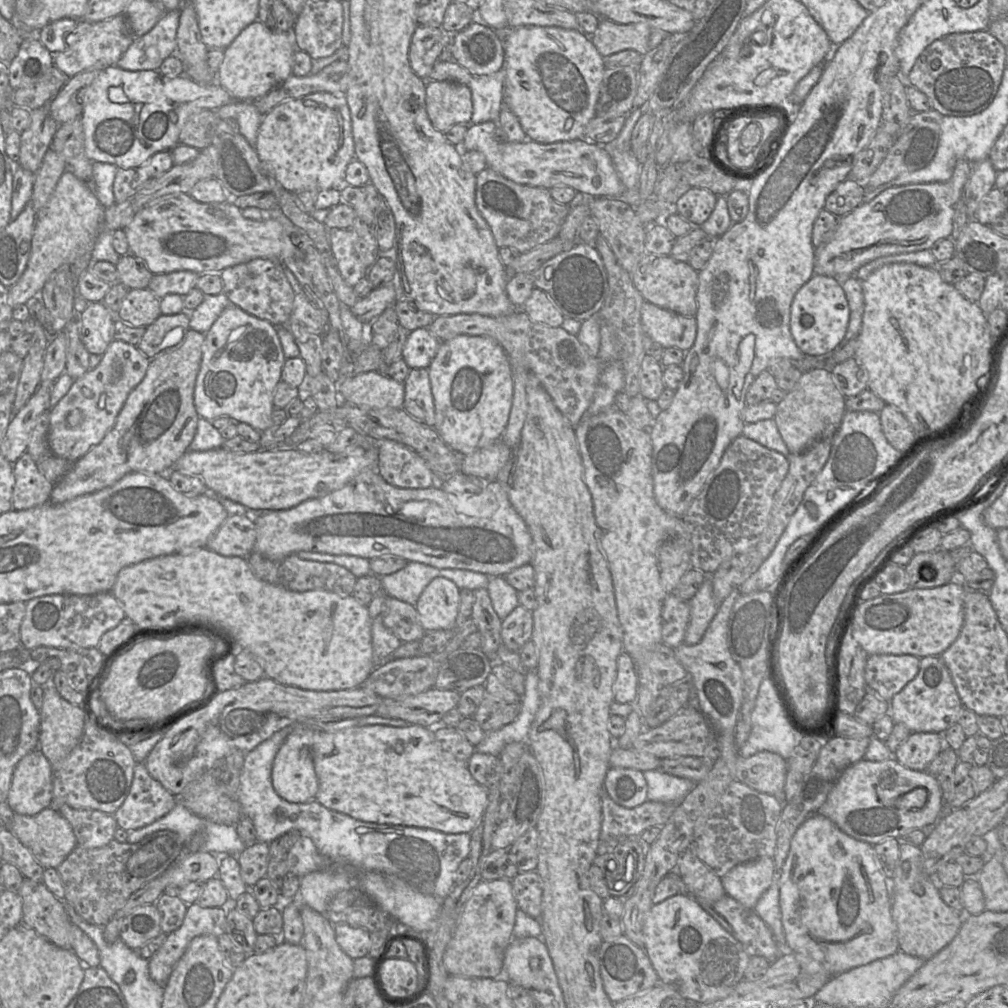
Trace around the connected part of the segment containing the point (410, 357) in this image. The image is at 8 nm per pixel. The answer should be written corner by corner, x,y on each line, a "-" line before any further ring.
417,328
407,336
402,359
410,369
428,368
437,353
440,342
428,328

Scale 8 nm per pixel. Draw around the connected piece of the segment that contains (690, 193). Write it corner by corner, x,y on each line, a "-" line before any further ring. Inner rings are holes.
690,187
675,204
675,212
695,226
704,223
715,208
717,195
700,187

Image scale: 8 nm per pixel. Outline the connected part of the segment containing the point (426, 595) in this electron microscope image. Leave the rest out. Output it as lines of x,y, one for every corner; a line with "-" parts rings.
435,577
415,605
420,623
426,632
455,630
459,607
460,589
444,577

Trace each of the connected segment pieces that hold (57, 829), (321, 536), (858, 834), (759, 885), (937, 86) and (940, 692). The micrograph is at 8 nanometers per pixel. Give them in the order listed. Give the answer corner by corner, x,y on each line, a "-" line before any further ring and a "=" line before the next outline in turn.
52,807
43,809
37,815
15,814
10,831
26,846
36,861
44,868
57,868
77,846
70,823
=
364,469
343,488
323,497
306,500
286,510
251,512
257,529
253,552
272,561
280,561
299,551
351,555
369,560
395,555
408,562
419,562
438,569
464,569
489,577
505,576
515,568
530,563
533,540
502,484
497,480
485,482
485,490
495,497
498,504
496,511
488,518
470,517
454,509
440,482
423,489
399,488
387,483
376,469
=
863,758
839,775
818,813
829,818
849,836
876,845
890,837
898,839
913,829
929,831
944,813
944,800
937,778
928,772
909,769
895,758
884,761
=
764,856
736,865
721,877
721,882
726,895
734,898
747,908
754,908
761,895
770,887
774,872
774,859
=
987,30
948,34
927,46
916,60
908,77
912,85
924,93
931,108
945,116
971,116
988,107
995,97
1005,68
1006,52
1001,42
=
941,656
920,658
920,669
916,677
890,700
890,715
894,723
904,724
911,732
943,734
958,722
964,708

